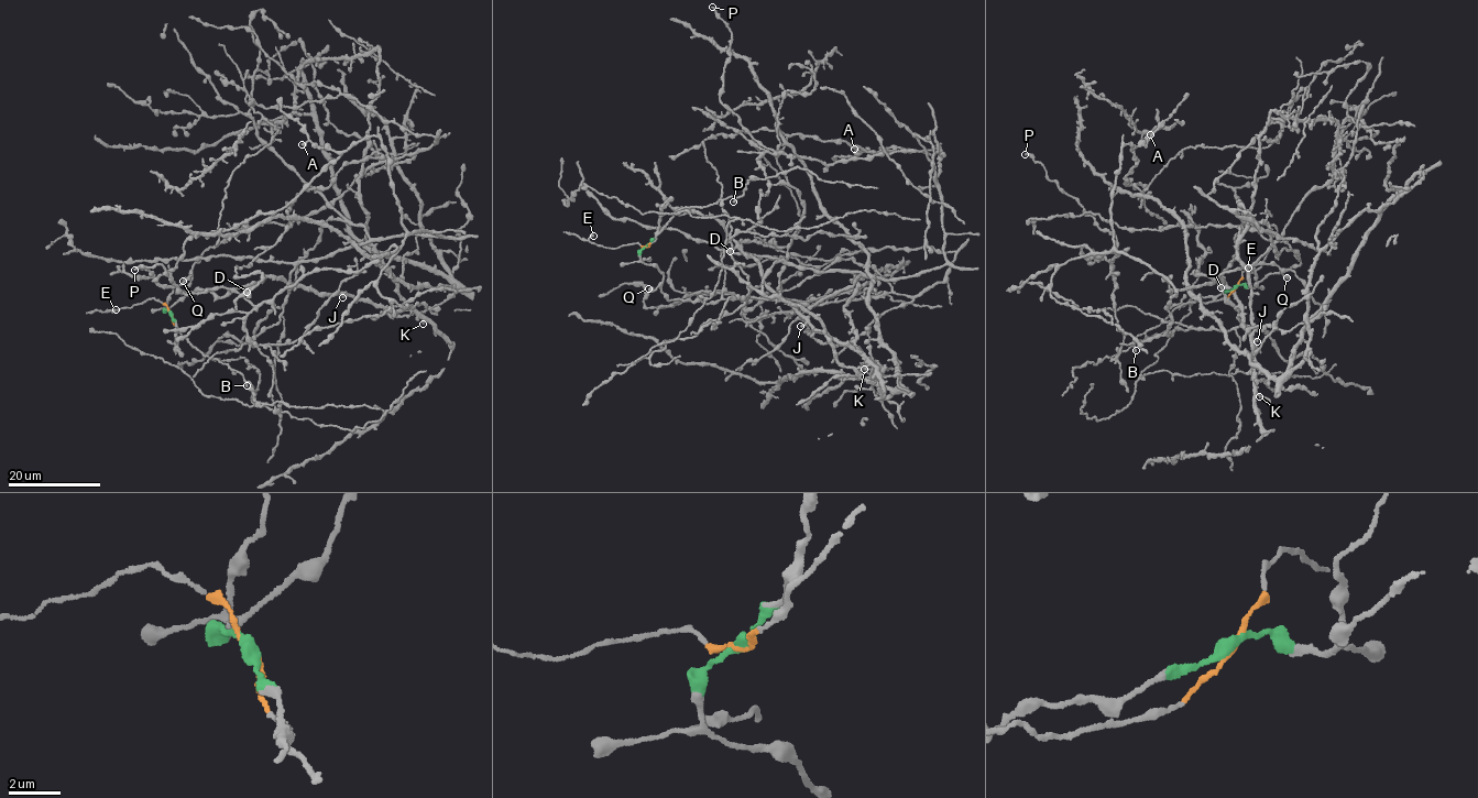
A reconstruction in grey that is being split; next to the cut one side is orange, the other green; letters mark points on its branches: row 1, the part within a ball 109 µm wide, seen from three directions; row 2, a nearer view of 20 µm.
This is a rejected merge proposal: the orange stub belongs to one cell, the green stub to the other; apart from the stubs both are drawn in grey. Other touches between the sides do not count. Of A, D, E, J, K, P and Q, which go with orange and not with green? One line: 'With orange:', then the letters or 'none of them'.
With orange: E

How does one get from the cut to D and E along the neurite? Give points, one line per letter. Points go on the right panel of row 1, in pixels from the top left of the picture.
D: (1236, 286), (1299, 253), (1272, 247), (1214, 279), (1245, 307), (1221, 287)
E: (1236, 286), (1245, 270), (1255, 273), (1248, 268)

